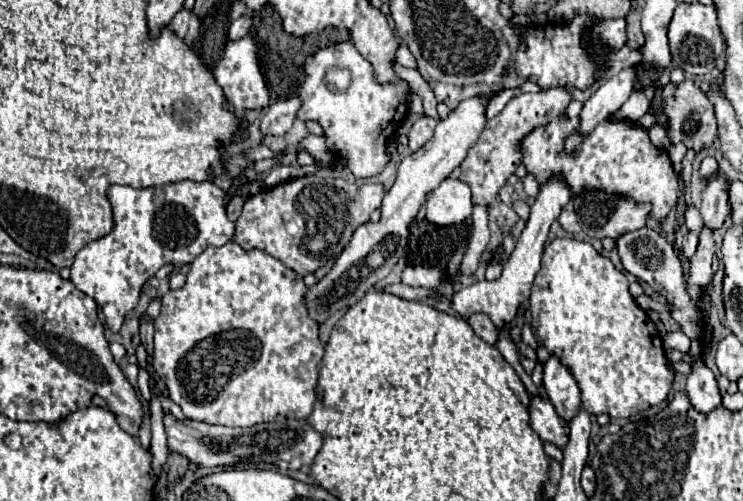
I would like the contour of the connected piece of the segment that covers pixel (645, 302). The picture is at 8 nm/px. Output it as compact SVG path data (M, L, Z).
M643 294L635 299L636 303L643 308L645 311L647 310L654 310L658 313L664 312L666 310L671 310L671 306L669 306L669 303L660 304L653 299L651 299L648 295Z

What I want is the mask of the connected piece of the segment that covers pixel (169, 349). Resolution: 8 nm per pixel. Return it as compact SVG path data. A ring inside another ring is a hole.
M235 242L225 246L209 246L201 256L197 256L187 272L187 282L179 290L169 290L161 296L161 314L155 320L155 356L153 356L153 370L157 378L165 384L169 398L181 406L183 414L189 420L205 422L205 424L219 424L219 426L239 426L249 428L259 422L271 422L275 416L291 416L291 418L307 418L317 400L317 378L323 358L323 344L319 340L319 326L313 318L309 318L307 304L305 304L305 284L303 276L287 268L281 260L261 252L261 250L243 250Z

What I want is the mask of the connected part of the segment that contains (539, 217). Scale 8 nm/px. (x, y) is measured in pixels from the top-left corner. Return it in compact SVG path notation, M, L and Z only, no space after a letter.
M551 174L541 184L541 190L539 190L539 194L535 198L535 204L531 206L531 216L527 220L527 226L525 226L523 234L519 236L517 246L515 246L511 258L503 264L501 278L495 280L495 282L487 282L485 280L485 282L475 282L471 286L465 286L463 290L453 294L451 308L461 318L469 318L473 312L483 312L483 314L487 314L491 318L491 322L497 328L503 328L505 324L509 324L515 318L519 304L529 300L533 278L535 278L535 274L541 268L541 254L543 254L543 248L545 248L545 242L547 242L549 226L557 220L561 208L565 208L569 200L571 200L571 190L565 184L565 180L559 174Z

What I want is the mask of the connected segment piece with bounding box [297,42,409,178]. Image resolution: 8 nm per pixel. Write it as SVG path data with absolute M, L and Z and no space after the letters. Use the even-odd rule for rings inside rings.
M341 42L335 46L327 46L317 54L305 60L305 82L299 92L303 106L297 112L297 118L303 122L315 120L325 130L325 142L331 152L337 152L345 158L347 168L357 178L369 178L379 174L389 162L387 140L395 134L401 120L407 116L405 96L409 92L407 82L397 84L377 84L373 80L371 64L357 52L351 42ZM329 68L347 68L351 72L351 82L345 90L333 92L325 84L325 74Z

